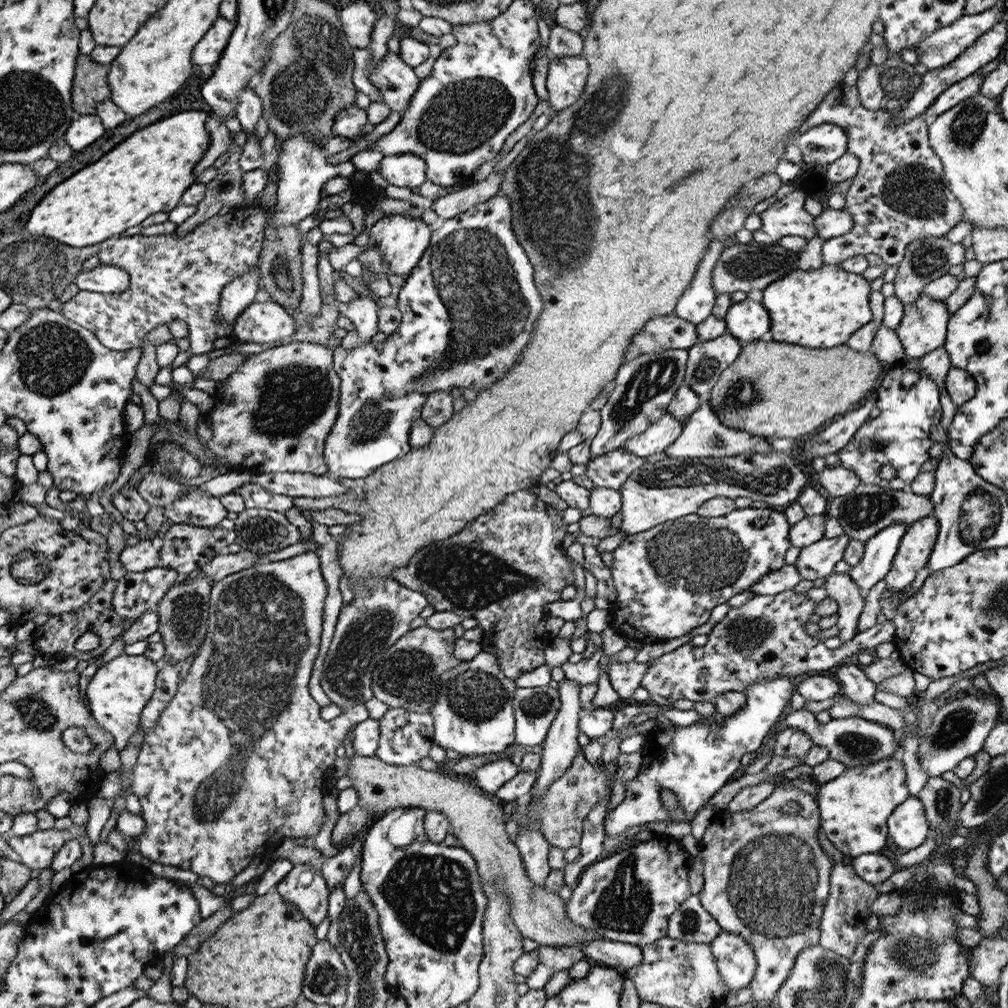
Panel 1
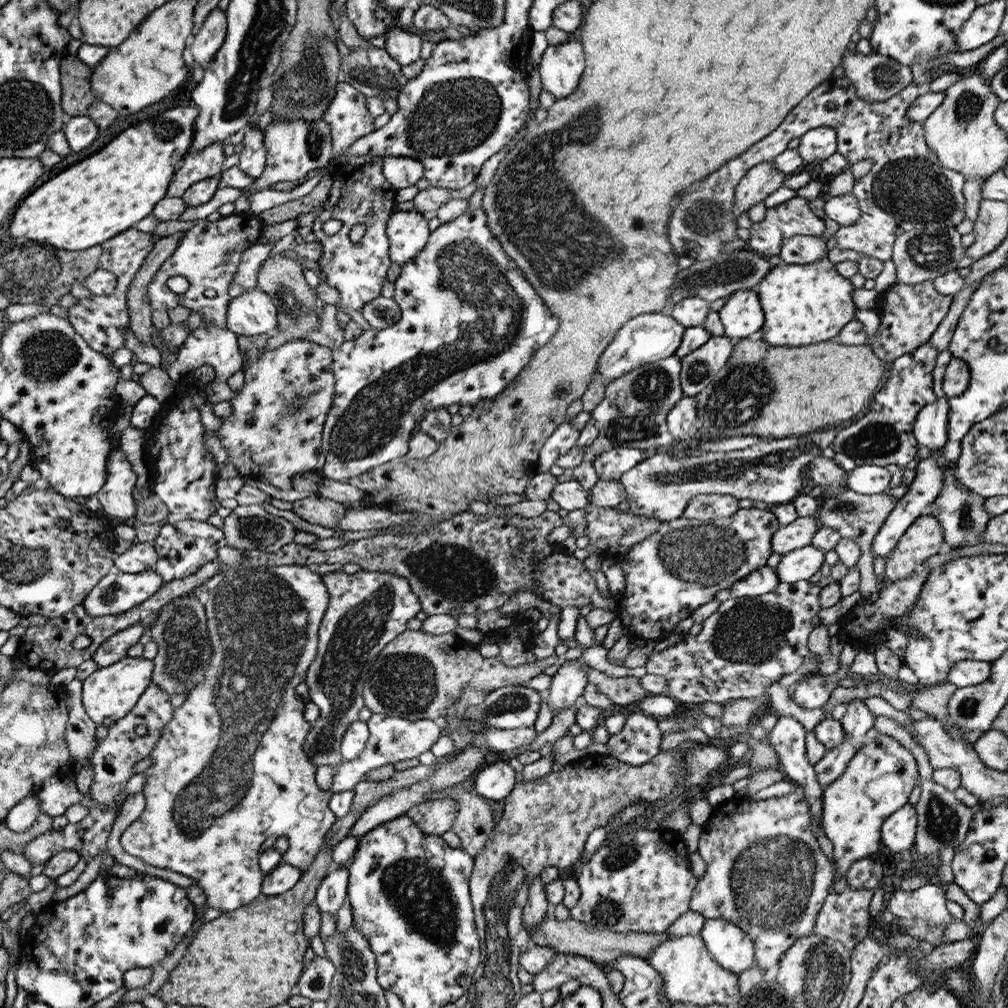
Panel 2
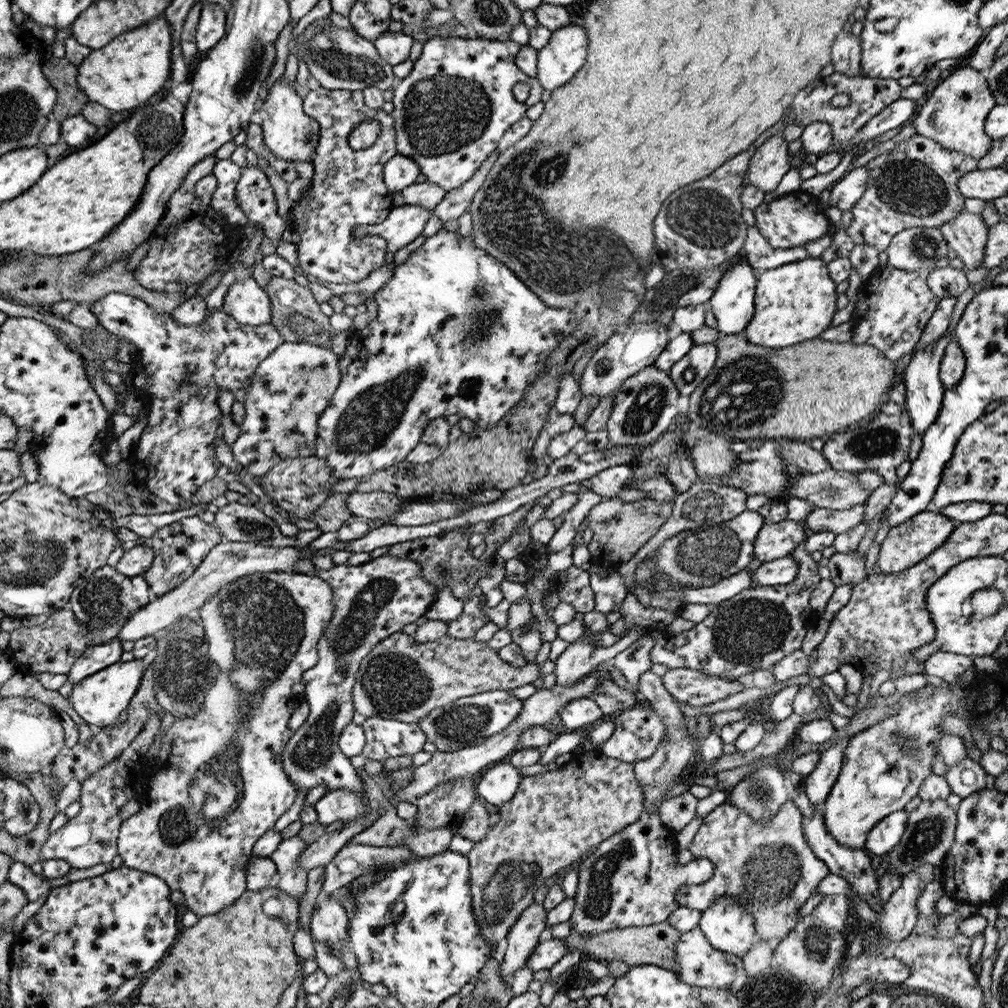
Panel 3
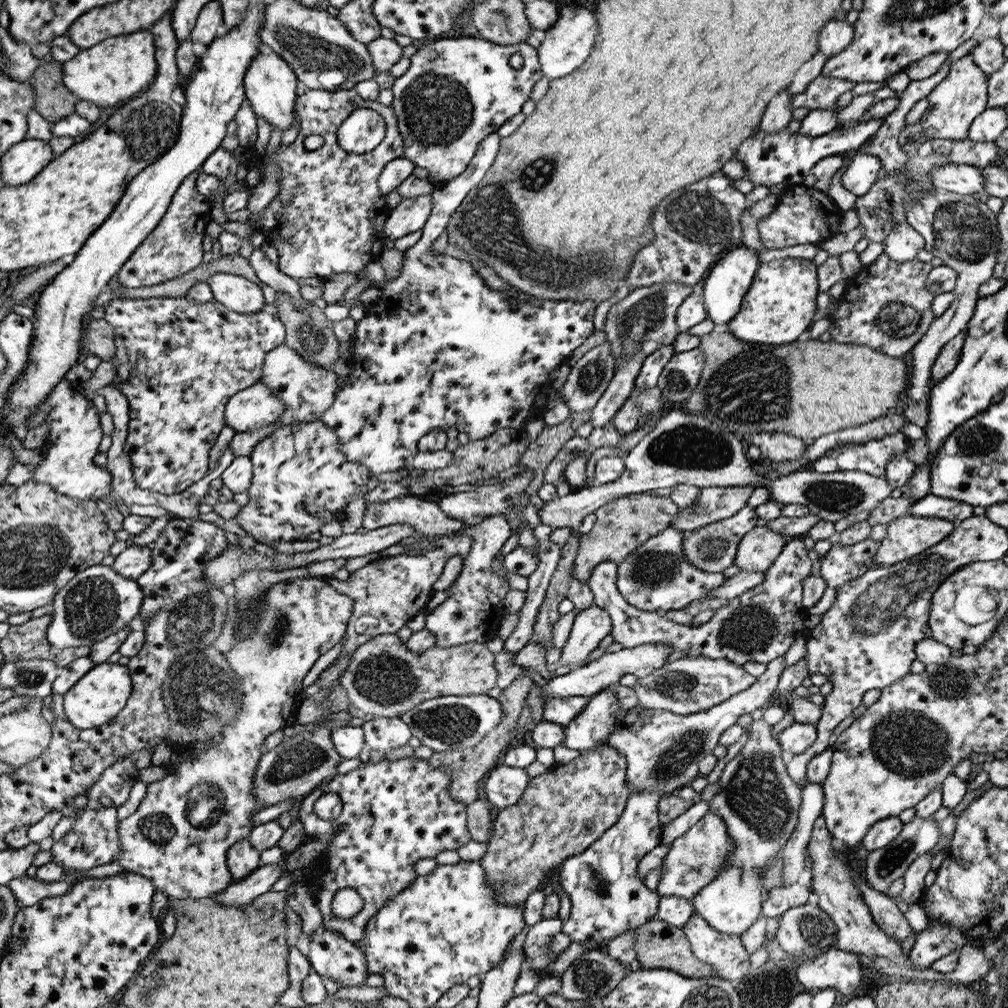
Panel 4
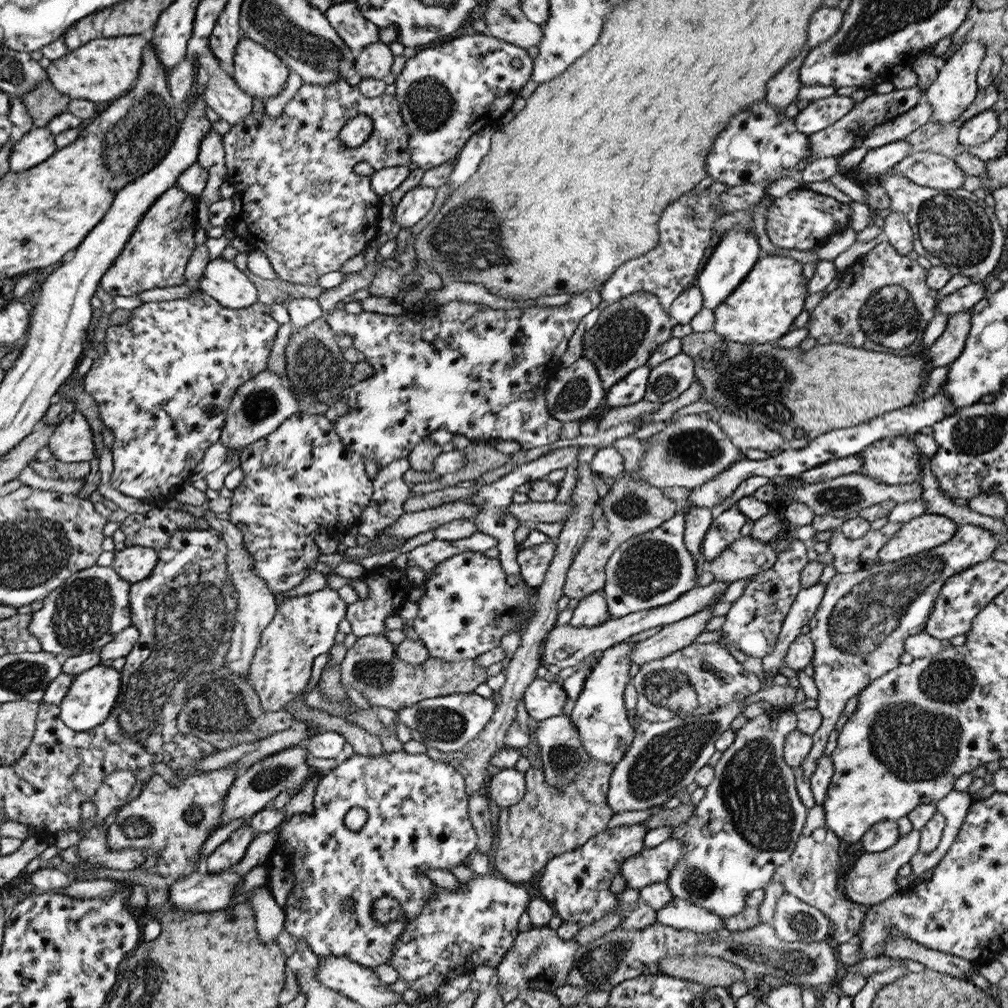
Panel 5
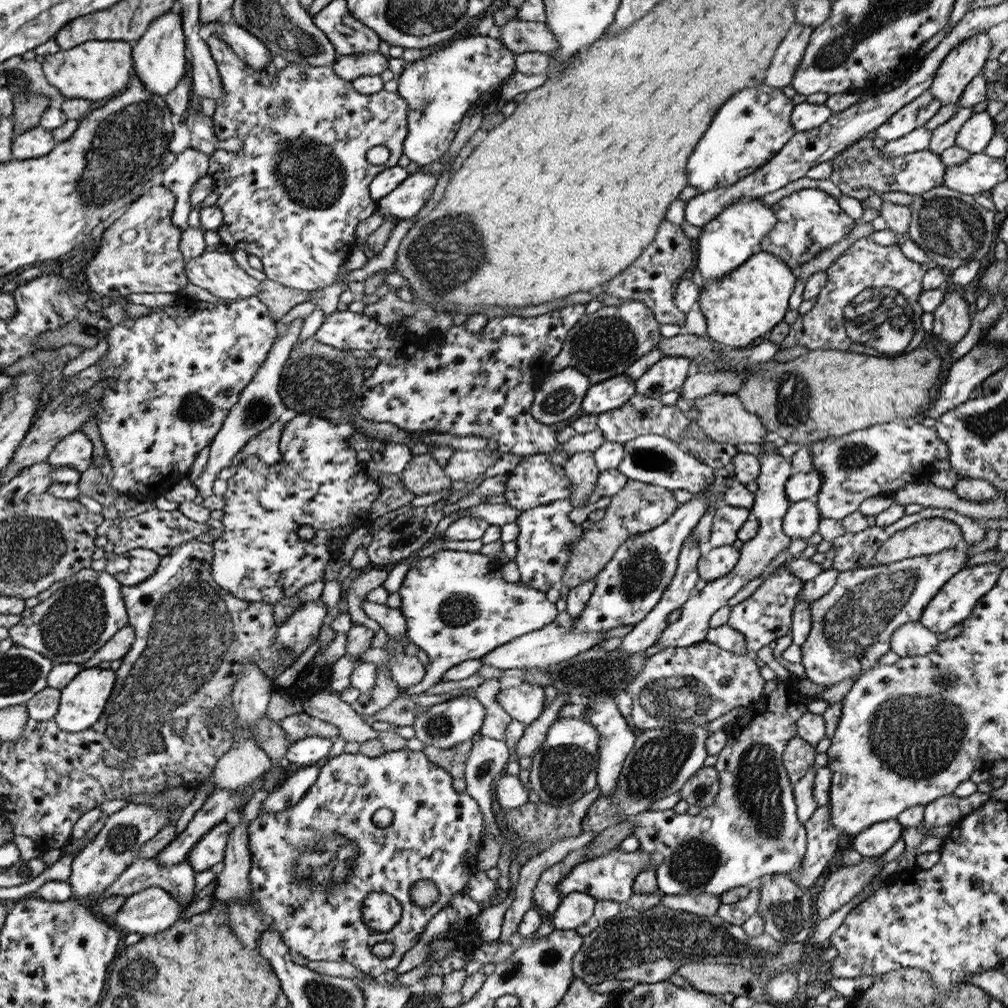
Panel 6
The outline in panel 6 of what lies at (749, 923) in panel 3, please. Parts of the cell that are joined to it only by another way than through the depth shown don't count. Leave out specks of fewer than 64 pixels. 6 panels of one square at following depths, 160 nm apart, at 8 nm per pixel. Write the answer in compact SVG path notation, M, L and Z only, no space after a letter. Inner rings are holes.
M795 674L786 678L775 676L773 681L765 681L763 696L754 702L754 712L756 712L756 714L752 716L752 720L750 720L750 722L744 722L744 726L736 725L736 728L732 728L730 730L725 747L717 754L718 760L716 761L715 768L718 772L718 779L721 781L719 793L717 794L716 800L712 806L707 806L706 808L701 809L700 813L697 815L690 815L687 812L678 814L674 809L667 809L664 811L646 810L630 818L633 820L633 831L631 835L635 836L639 840L638 849L642 852L650 852L652 854L660 854L663 856L663 863L657 868L657 885L664 895L680 893L701 895L702 893L706 893L708 895L717 896L720 899L723 892L729 891L731 888L746 886L750 884L752 880L756 880L756 878L762 879L763 876L769 874L788 874L800 869L806 850L807 830L803 823L798 820L792 782L788 777L788 772L786 771L782 760L787 742L797 735L797 720L803 714L809 712L809 708L806 707L808 699L800 696L799 690L796 688L796 681L797 677ZM706 818L710 818L710 828L702 831L702 829L700 829L700 824L702 824Z

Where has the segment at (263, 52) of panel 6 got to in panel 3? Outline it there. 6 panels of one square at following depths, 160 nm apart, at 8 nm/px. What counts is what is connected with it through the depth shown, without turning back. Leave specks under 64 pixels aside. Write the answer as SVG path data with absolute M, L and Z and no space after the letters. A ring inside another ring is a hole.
M278 80L270 86L263 103L259 104L256 118L263 130L264 146L276 159L288 162L312 162L318 148L320 125L303 111L303 96L296 92L296 82Z

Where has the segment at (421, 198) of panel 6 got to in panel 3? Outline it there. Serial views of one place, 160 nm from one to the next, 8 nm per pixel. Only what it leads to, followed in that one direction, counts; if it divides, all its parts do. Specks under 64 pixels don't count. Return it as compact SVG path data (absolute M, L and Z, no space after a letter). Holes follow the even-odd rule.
M406 203L394 207L384 222L372 226L356 226L352 233L356 237L379 237L386 241L386 250L395 254L400 248L416 240L431 218L432 212L429 209Z

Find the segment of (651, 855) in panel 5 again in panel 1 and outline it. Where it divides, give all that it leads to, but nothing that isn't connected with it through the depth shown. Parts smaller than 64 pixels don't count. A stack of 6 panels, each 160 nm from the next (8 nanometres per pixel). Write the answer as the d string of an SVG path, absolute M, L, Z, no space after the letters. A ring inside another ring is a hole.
M776 787L772 794L749 811L730 812L721 810L716 818L710 823L701 840L699 840L699 855L704 861L704 884L702 890L697 894L702 906L712 915L712 918L718 922L722 930L741 936L752 947L753 953L757 960L757 968L754 973L754 980L750 984L752 990L752 1003L756 1006L770 1007L772 1002L778 1001L779 990L784 986L784 982L788 980L792 968L794 968L795 956L804 948L819 943L820 938L820 921L821 916L829 897L830 875L833 860L827 852L823 851L820 843L817 841L816 833L820 827L819 810L816 798L808 792L804 792L794 787ZM788 802L797 802L800 810L797 813L784 814L781 808L784 808Z

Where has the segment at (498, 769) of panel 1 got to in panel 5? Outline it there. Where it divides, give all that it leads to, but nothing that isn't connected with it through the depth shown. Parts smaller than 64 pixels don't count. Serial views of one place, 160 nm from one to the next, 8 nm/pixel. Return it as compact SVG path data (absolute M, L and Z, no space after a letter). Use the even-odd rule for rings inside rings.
M516 769L494 771L489 783L491 802L500 809L518 804L526 792L525 774Z

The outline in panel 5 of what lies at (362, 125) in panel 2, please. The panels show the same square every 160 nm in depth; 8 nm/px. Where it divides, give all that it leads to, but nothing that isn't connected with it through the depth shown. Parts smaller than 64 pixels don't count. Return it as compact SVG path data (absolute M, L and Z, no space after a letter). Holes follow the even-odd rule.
M336 80L334 84L328 86L318 86L316 84L303 83L300 90L296 92L295 96L289 100L282 110L279 117L271 117L264 113L263 115L256 116L253 111L247 114L243 121L232 124L230 130L222 136L223 146L225 151L226 160L226 182L234 186L235 193L231 197L233 202L233 209L231 215L227 218L227 225L230 230L235 234L235 242L242 247L247 248L249 251L263 252L270 261L274 272L279 280L285 280L298 285L317 286L318 278L322 274L334 272L334 270L341 270L340 266L346 260L352 259L352 256L358 256L364 251L370 243L378 238L378 214L380 214L380 195L373 191L372 176L364 176L354 172L354 166L358 162L368 162L375 171L398 165L408 165L412 157L409 152L409 129L405 125L405 120L401 115L401 105L395 95L385 95L382 93L380 96L374 98L366 98L357 88L356 84L351 85L349 80ZM359 114L367 114L373 120L373 129L368 140L358 146L358 148L346 148L340 142L340 131L344 125L355 116Z

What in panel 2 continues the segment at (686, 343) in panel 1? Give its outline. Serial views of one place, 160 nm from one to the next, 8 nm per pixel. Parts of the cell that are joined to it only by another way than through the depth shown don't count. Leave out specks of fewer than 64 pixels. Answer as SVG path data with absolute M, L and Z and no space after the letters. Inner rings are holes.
M660 312L635 316L622 325L613 341L602 352L597 362L597 373L612 381L643 364L664 360L675 354L684 331L685 327L678 324L669 314Z

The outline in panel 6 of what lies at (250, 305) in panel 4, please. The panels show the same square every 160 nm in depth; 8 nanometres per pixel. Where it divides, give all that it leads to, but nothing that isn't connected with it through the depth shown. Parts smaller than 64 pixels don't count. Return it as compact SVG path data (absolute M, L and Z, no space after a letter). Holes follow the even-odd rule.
M207 248L185 264L189 282L226 300L227 304L257 296L262 290L261 281L244 272L231 253Z

